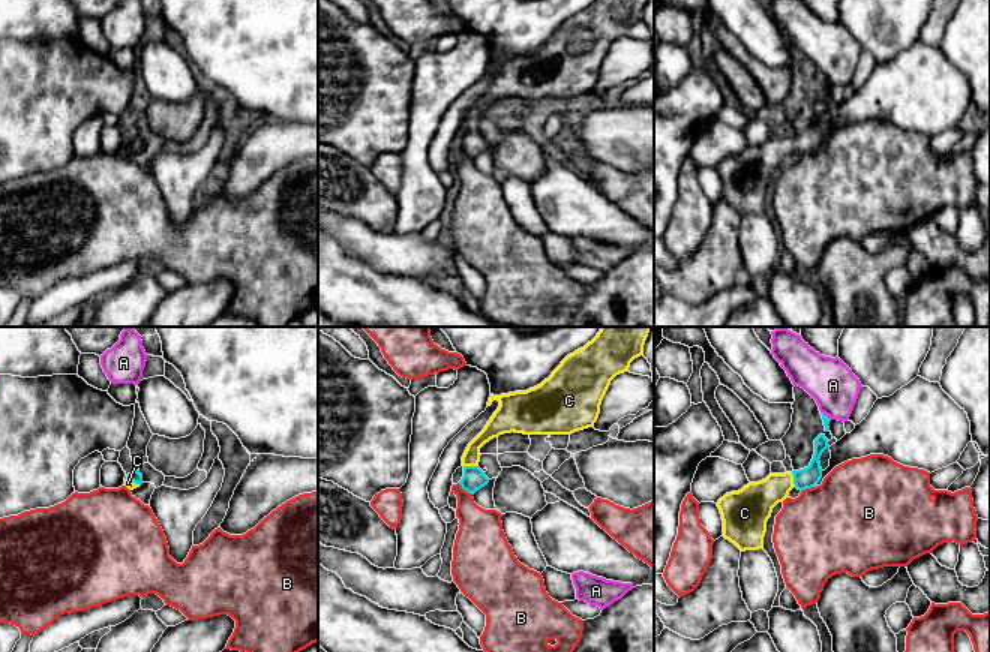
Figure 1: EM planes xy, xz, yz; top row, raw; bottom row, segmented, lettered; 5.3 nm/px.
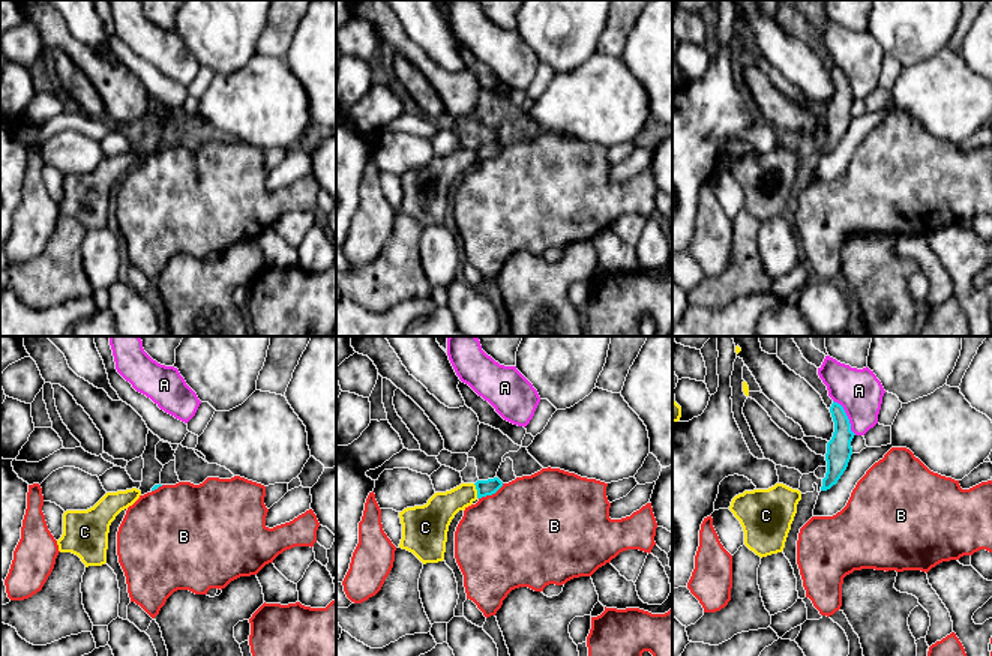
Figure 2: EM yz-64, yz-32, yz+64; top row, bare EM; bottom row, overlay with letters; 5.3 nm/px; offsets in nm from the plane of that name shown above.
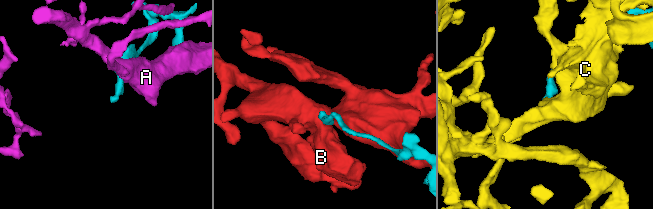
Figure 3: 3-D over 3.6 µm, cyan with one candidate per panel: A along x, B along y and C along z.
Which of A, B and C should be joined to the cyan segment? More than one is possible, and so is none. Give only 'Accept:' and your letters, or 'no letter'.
Accept: C

